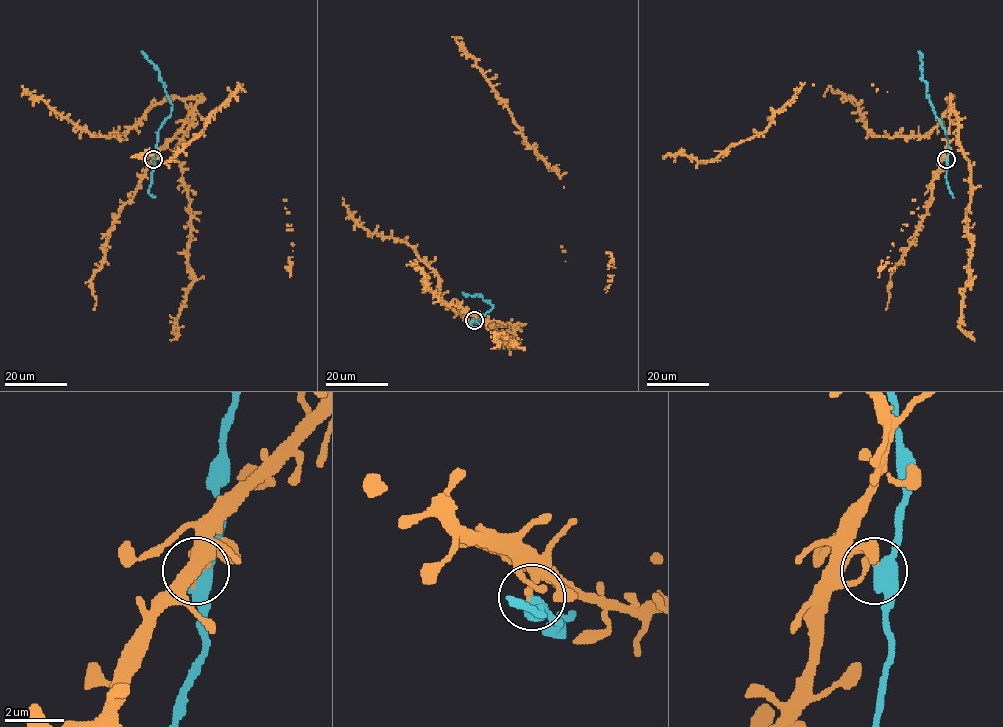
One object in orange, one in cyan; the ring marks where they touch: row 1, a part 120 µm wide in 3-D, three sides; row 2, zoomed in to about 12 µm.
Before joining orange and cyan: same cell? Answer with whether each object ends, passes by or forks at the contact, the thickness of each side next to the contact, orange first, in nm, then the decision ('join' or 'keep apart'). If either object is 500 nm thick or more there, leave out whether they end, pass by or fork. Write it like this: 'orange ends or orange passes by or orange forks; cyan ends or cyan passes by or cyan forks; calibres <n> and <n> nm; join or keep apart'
calibres 240 and 500 nm; keep apart

